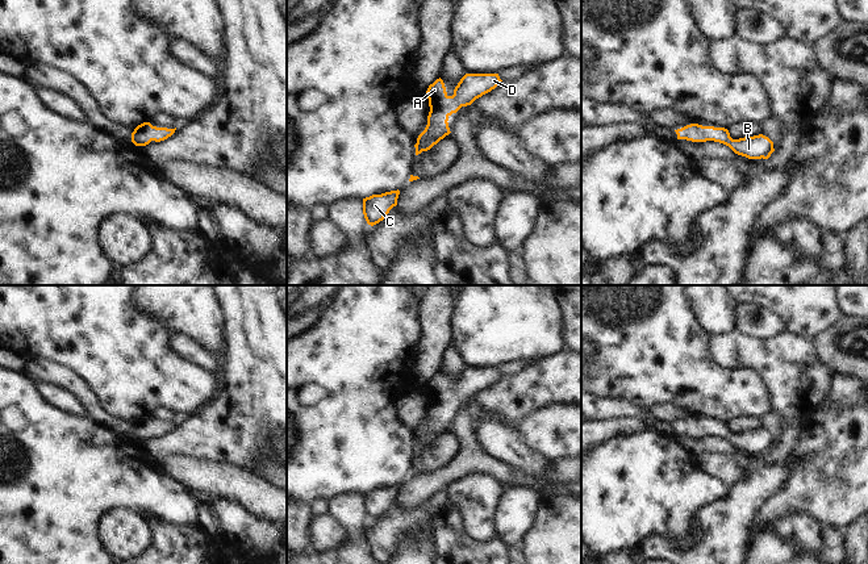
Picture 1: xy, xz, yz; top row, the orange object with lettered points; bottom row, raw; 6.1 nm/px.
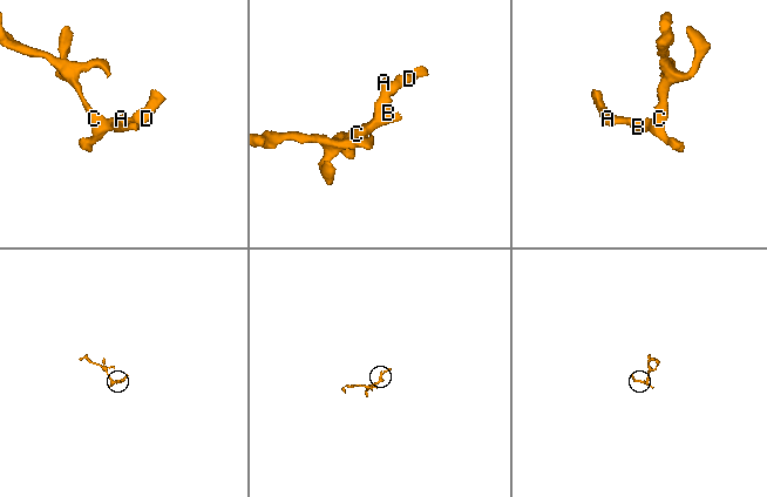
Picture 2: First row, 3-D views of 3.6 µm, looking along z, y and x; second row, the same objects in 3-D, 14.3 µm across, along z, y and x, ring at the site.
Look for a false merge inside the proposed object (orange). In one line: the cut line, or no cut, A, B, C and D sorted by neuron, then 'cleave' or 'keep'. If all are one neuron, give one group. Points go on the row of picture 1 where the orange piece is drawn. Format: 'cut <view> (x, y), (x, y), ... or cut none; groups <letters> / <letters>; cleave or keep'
cut none; groups A B C D; keep

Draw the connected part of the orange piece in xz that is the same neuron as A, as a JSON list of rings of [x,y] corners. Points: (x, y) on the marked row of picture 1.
[[[466,74],[455,87],[452,96],[447,95],[441,78],[430,84],[426,91],[430,106],[427,125],[414,145],[416,155],[430,150],[451,133],[447,121],[452,113],[456,113],[462,106],[471,105],[476,99],[500,85],[501,82],[498,74]]]

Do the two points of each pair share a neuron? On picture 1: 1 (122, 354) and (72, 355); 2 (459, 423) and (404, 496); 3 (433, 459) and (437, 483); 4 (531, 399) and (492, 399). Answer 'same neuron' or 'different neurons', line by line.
1: same neuron
2: same neuron
3: different neurons
4: same neuron

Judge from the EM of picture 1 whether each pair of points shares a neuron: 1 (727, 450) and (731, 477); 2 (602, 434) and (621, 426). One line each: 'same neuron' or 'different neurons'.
1: different neurons
2: same neuron

